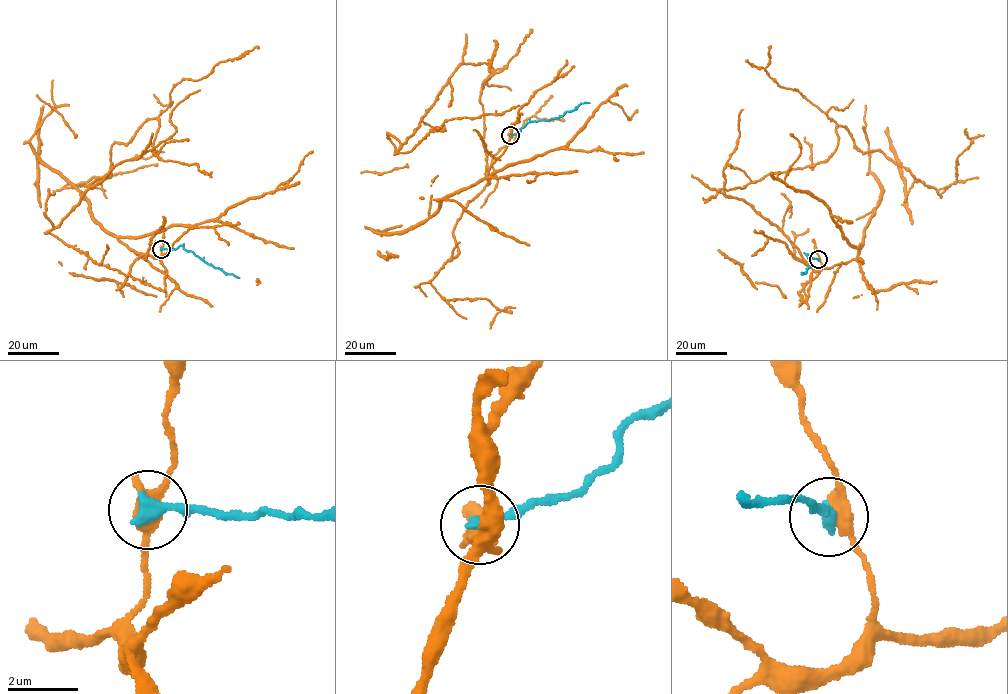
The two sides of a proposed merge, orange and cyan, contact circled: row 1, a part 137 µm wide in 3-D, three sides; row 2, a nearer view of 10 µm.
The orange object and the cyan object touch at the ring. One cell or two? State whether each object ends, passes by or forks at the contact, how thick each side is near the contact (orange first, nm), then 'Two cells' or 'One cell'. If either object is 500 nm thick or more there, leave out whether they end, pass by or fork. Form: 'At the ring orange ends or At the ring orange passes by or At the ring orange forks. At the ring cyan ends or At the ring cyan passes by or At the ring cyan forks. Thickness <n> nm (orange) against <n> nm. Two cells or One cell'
At the ring orange passes by. At the ring cyan ends. Thickness 400 nm (orange) against 400 nm. Two cells

